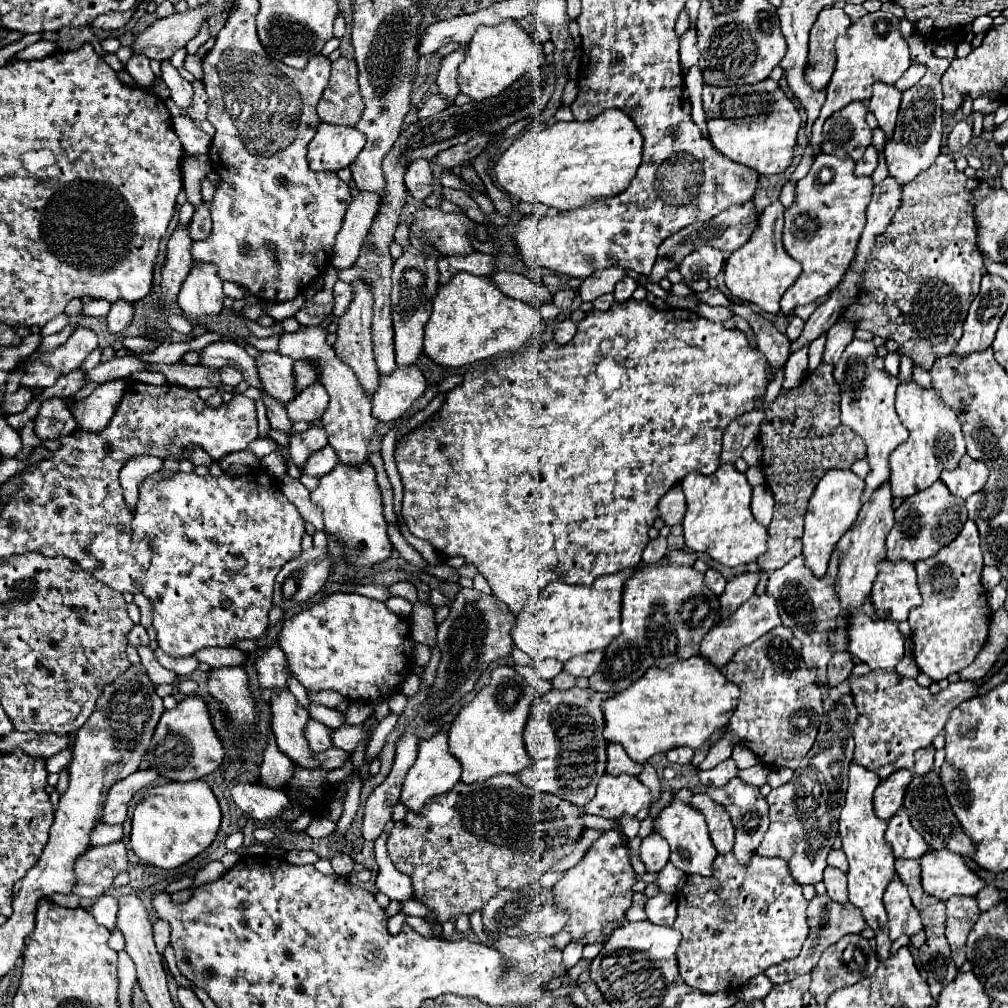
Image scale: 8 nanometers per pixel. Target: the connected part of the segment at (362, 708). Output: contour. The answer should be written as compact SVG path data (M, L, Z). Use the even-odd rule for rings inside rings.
M354 701L350 704L345 712L345 724L359 725L362 724L371 714L373 708L370 703Z

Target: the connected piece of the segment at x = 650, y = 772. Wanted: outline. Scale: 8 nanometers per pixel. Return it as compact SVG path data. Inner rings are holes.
M644 764L644 772L638 776L652 792L652 804L656 804L662 798L662 790L660 790L660 780L656 776L656 770L650 764Z

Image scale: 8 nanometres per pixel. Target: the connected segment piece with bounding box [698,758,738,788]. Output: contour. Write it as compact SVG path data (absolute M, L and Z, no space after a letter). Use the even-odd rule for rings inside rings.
M728 758L728 760L724 760L724 762L720 762L716 768L712 768L712 770L706 770L706 772L698 772L698 778L700 778L700 782L704 784L704 786L708 786L708 788L720 788L720 786L724 786L724 784L728 784L734 776L736 776L736 772L738 772L738 768L736 768L736 764L734 764L734 760L732 758Z

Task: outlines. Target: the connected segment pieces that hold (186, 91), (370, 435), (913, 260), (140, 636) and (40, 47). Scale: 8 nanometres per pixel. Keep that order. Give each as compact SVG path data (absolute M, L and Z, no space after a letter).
M162 62L162 80L168 84L168 88L172 92L170 98L176 102L176 106L188 108L190 100L192 100L192 84L188 80L184 80L170 62Z
M326 324L320 326L304 326L296 332L282 332L278 342L278 352L282 356L290 356L292 360L308 360L316 364L318 380L330 394L330 404L322 416L322 426L328 432L328 444L336 450L342 464L360 466L368 462L368 452L380 450L380 440L374 438L374 428L378 420L372 416L372 402L362 390L356 374L348 364L344 364L332 346L326 344Z
M940 154L928 170L918 174L912 184L906 184L900 208L896 210L890 226L876 236L870 250L870 262L862 278L858 302L842 316L858 318L860 328L874 332L876 336L896 340L902 354L910 356L916 366L926 370L932 368L938 356L956 348L962 336L966 312L976 298L980 278L986 274L982 254L976 246L974 206L970 204L972 190L978 184L978 178L966 178L964 172L958 172L954 158L946 154Z
M136 624L128 634L128 642L134 644L134 646L146 646L150 642L148 634L146 634L146 628L142 624Z
M40 40L40 42L30 44L30 46L26 46L24 50L20 50L14 58L16 58L16 60L40 60L40 58L44 58L46 54L52 54L54 50L56 50L56 44L54 44L54 42Z

